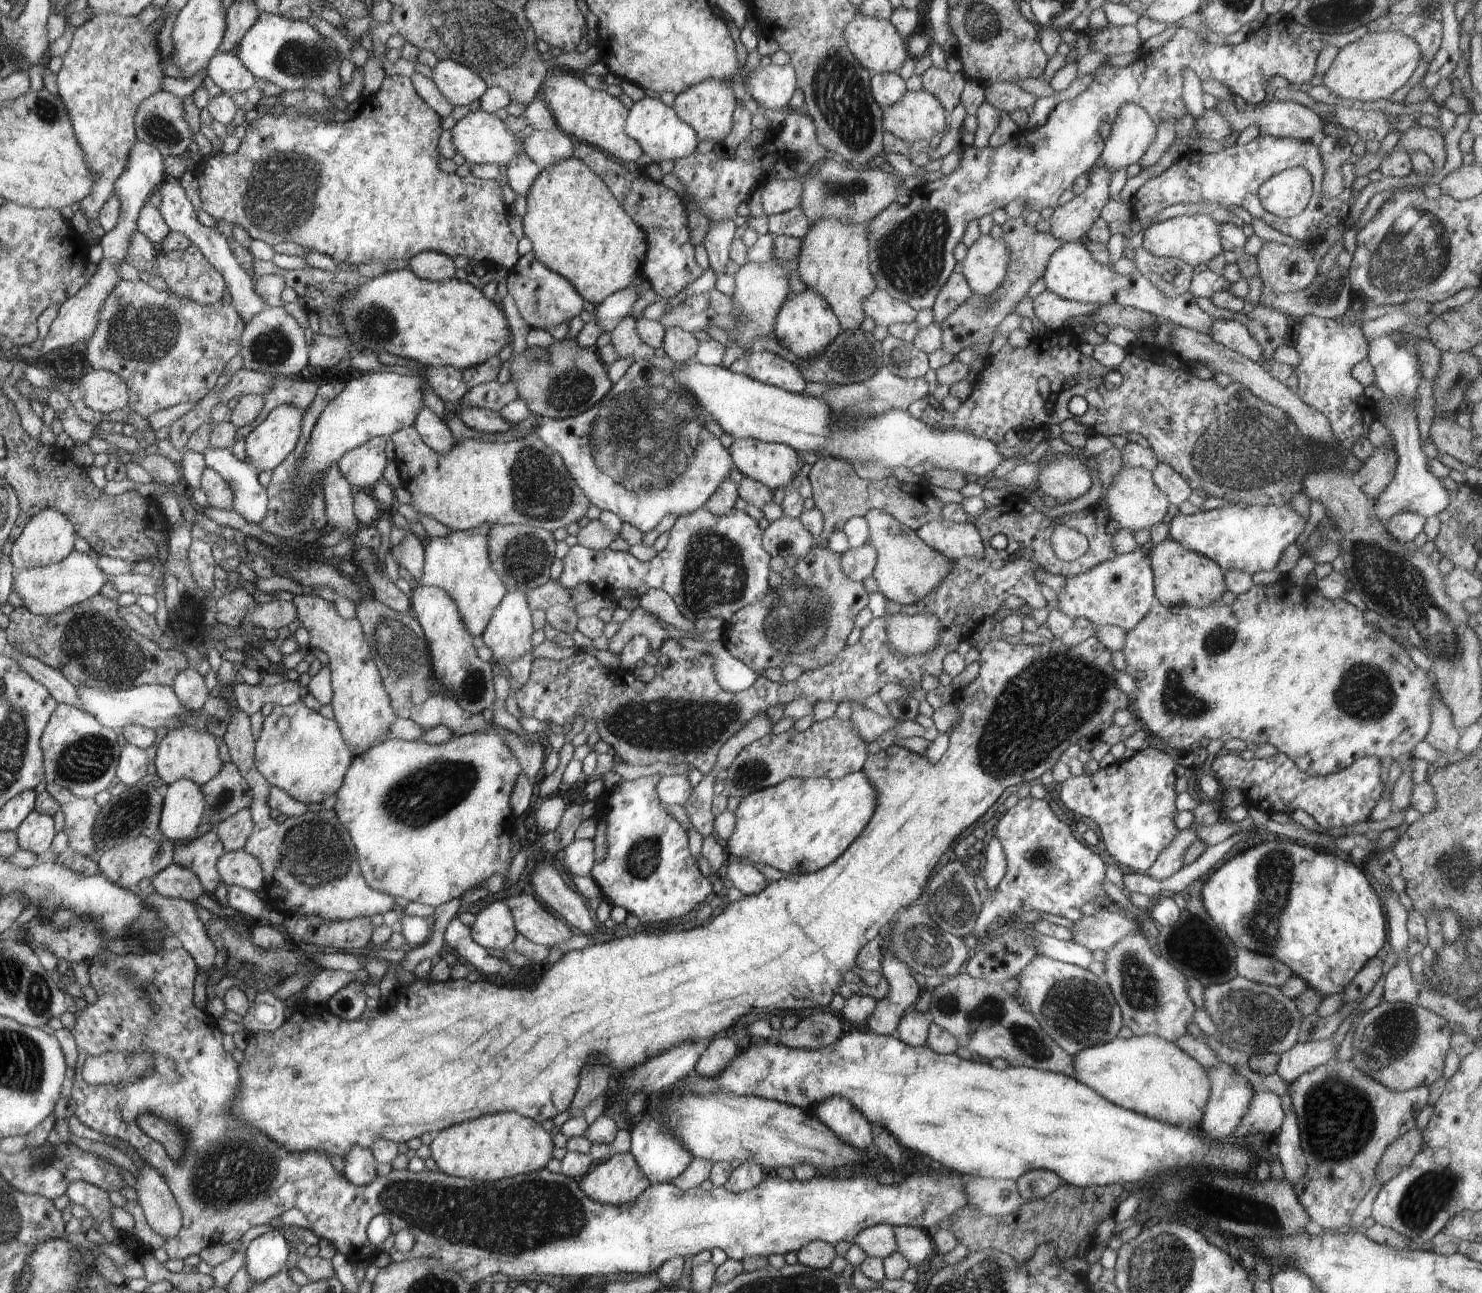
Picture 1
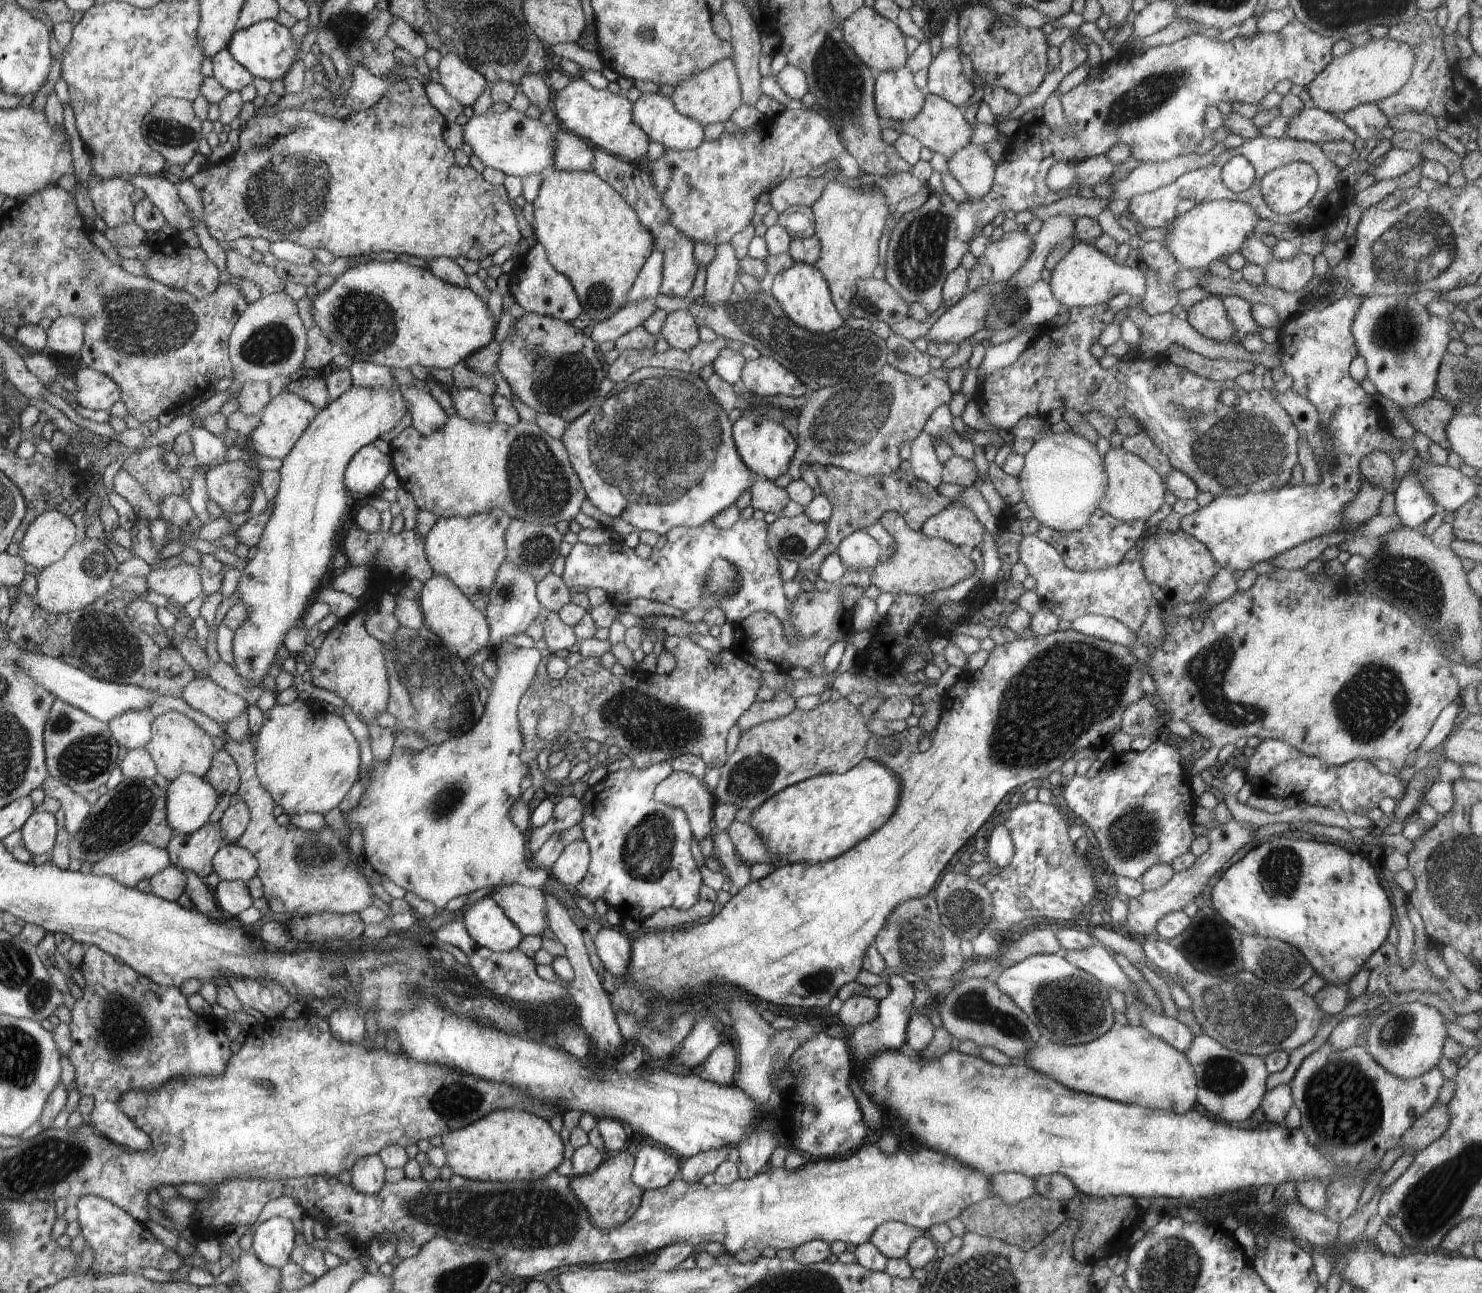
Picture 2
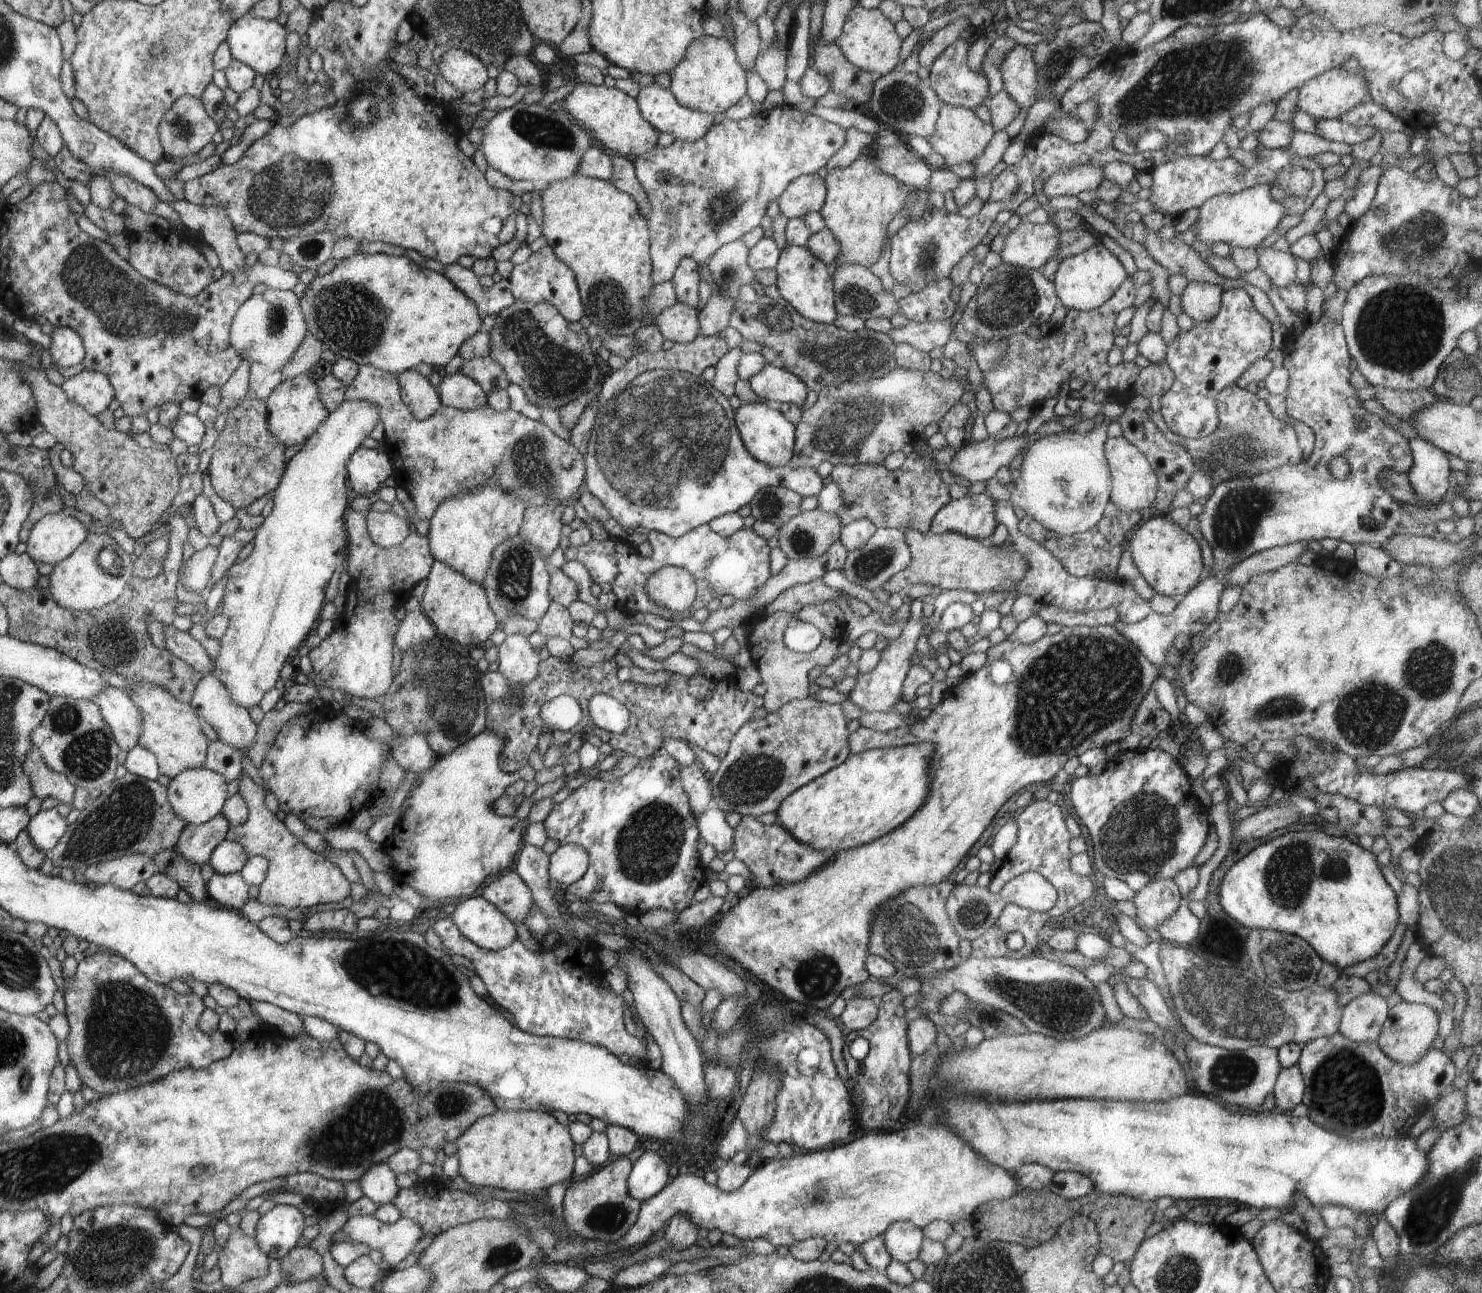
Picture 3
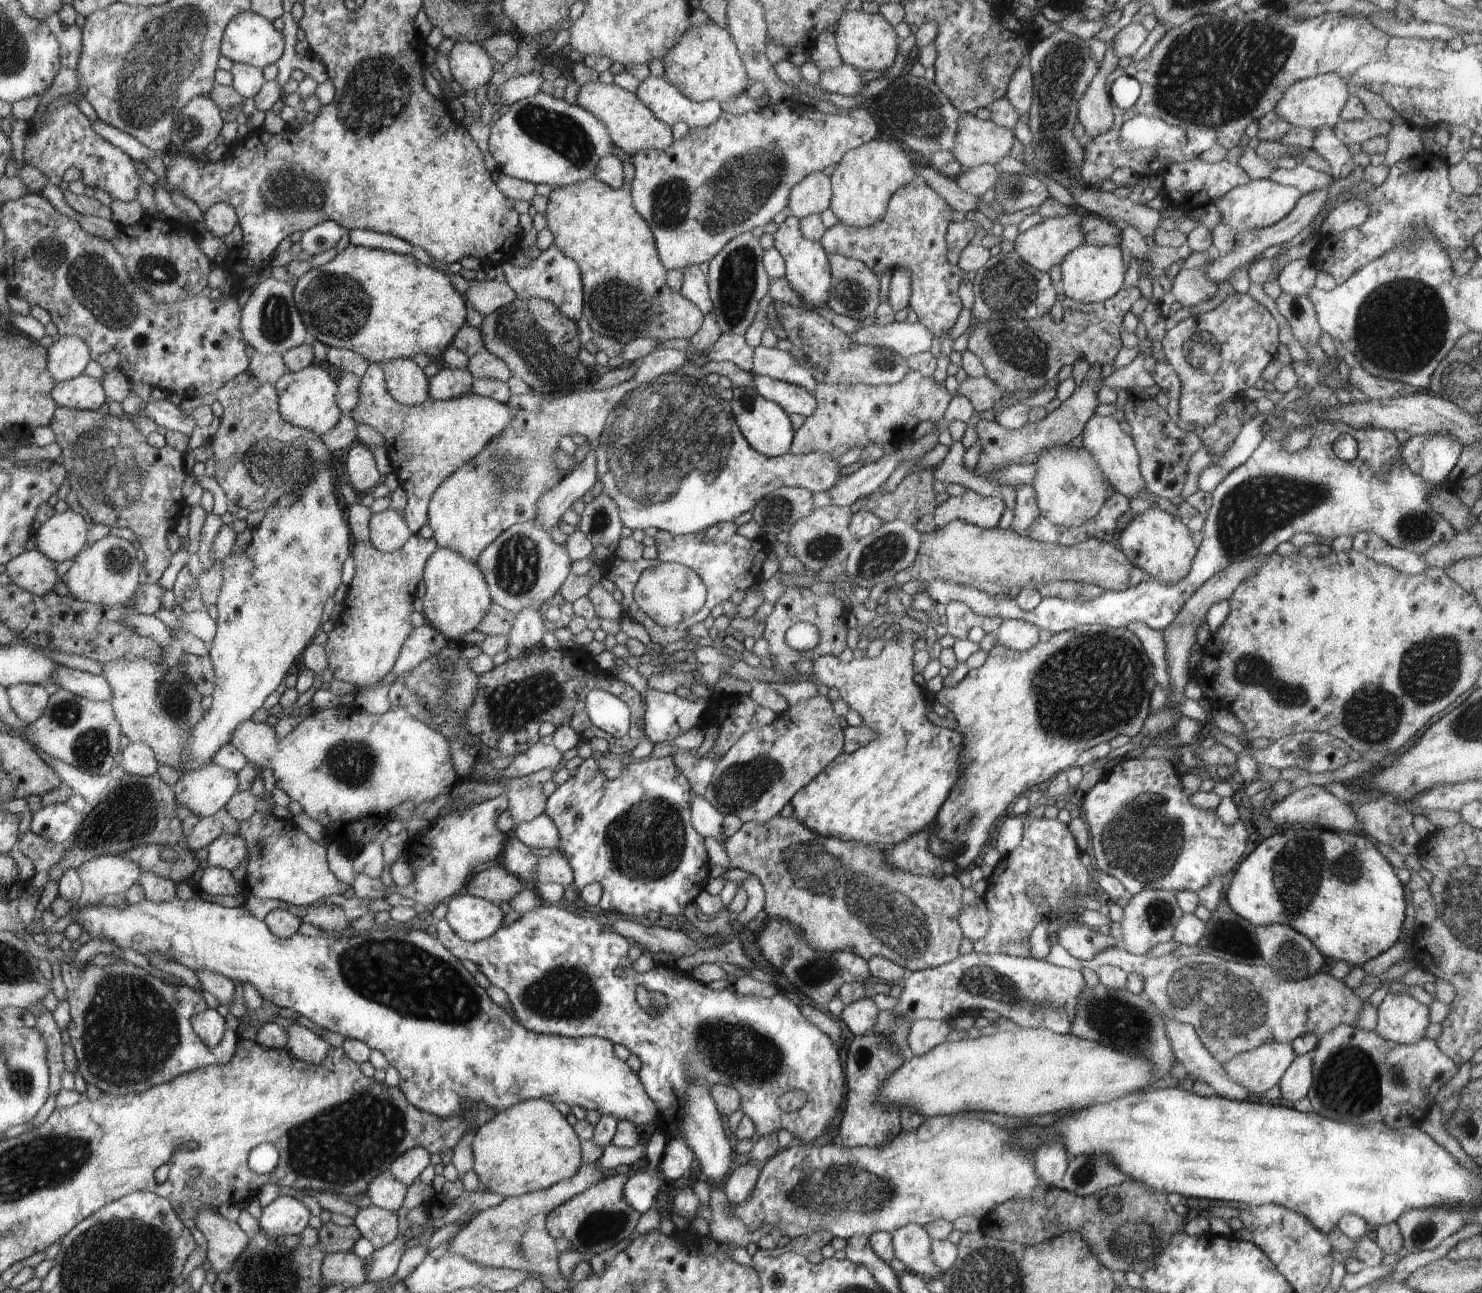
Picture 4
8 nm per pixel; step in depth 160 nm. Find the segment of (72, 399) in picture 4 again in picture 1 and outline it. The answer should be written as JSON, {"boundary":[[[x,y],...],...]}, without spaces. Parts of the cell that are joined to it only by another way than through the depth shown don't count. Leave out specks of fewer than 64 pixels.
{"boundary":[[[95,369],[82,377],[82,382],[85,382],[83,390],[83,400],[88,408],[92,408],[93,412],[100,414],[110,414],[114,410],[122,410],[128,407],[128,388],[126,381],[116,373]]]}

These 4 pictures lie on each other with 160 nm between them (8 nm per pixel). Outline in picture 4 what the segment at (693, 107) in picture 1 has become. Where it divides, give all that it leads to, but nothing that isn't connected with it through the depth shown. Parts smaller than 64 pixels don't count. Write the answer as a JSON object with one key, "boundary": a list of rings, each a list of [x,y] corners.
{"boundary":[[[709,23],[695,27],[690,34],[683,35],[662,59],[665,78],[680,88],[683,95],[697,103],[706,101],[726,102],[749,88],[748,68],[737,49],[732,33]]]}

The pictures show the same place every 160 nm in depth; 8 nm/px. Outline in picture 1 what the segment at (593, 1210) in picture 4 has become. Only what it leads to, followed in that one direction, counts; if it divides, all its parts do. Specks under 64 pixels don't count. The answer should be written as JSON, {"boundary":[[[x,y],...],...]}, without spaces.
{"boundary":[[[627,1151],[616,1153],[607,1161],[598,1163],[594,1170],[578,1179],[578,1184],[591,1199],[607,1205],[619,1205],[635,1201],[641,1193],[649,1188],[652,1182],[641,1169],[634,1155]]]}

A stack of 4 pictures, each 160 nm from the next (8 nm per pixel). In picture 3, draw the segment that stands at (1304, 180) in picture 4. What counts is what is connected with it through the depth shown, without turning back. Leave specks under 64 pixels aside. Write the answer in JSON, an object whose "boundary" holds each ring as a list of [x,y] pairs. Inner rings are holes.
{"boundary":[[[1288,147],[1284,148],[1284,150],[1270,150],[1270,156],[1266,156],[1266,168],[1262,168],[1262,170],[1260,170],[1260,166],[1258,168],[1255,166],[1246,168],[1232,157],[1227,157],[1219,161],[1204,157],[1179,157],[1171,163],[1166,163],[1155,168],[1153,172],[1153,185],[1150,188],[1151,194],[1148,200],[1150,200],[1154,211],[1160,212],[1164,217],[1169,216],[1174,219],[1179,214],[1182,214],[1182,212],[1186,212],[1188,208],[1199,208],[1203,202],[1219,194],[1236,194],[1239,191],[1268,182],[1271,187],[1274,186],[1274,198],[1280,200],[1280,202],[1284,202],[1284,216],[1302,216],[1324,190],[1327,182],[1324,170],[1325,168],[1320,166],[1313,157],[1298,156]],[[1292,165],[1303,166],[1313,174],[1314,184],[1303,197],[1284,196],[1278,190],[1279,184],[1275,182],[1275,178],[1280,174],[1280,171]]]}

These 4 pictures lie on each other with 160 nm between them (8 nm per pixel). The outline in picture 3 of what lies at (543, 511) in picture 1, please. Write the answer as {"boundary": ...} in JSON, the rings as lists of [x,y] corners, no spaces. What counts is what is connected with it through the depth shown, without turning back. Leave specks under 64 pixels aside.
{"boundary":[[[361,365],[352,384],[347,386],[345,400],[352,399],[370,399],[379,406],[385,430],[382,444],[396,467],[393,474],[396,486],[406,490],[414,501],[417,516],[422,519],[430,520],[443,501],[484,485],[500,486],[520,498],[526,508],[550,510],[572,497],[585,482],[585,459],[581,451],[570,441],[558,437],[548,425],[526,418],[512,409],[500,412],[486,405],[463,411],[443,404],[432,417],[422,421],[412,414],[412,408],[401,398],[396,374],[372,365]]]}

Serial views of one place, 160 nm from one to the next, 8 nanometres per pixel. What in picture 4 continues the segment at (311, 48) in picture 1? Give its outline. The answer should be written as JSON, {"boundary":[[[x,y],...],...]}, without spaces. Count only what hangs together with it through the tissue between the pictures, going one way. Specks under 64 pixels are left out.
{"boundary":[[[248,10],[237,14],[225,30],[224,40],[221,42],[221,54],[232,60],[233,63],[244,63],[253,67],[266,68],[274,64],[284,50],[282,32],[272,26],[271,20]]]}

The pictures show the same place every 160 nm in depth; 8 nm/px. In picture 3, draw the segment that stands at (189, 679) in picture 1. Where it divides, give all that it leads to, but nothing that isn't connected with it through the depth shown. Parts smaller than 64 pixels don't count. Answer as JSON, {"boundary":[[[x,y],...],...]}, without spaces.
{"boundary":[[[204,675],[201,678],[189,703],[196,713],[214,728],[218,740],[224,744],[235,746],[239,750],[242,748],[249,749],[254,744],[258,726],[250,718],[249,709],[238,706],[232,700],[231,692],[227,689],[227,686],[220,682],[216,675]]]}

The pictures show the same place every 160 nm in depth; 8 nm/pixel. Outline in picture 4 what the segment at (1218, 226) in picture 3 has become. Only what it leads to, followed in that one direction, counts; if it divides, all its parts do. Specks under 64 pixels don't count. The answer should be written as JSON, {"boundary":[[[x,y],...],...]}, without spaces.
{"boundary":[[[1251,179],[1245,185],[1234,187],[1212,203],[1220,211],[1221,222],[1234,231],[1246,229],[1263,229],[1282,220],[1302,196],[1296,187],[1281,185],[1270,179]]]}

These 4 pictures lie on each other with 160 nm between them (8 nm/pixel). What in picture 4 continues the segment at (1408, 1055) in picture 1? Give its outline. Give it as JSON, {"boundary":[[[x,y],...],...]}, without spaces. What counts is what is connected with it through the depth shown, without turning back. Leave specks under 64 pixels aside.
{"boundary":[[[1388,992],[1382,1004],[1377,1006],[1377,1013],[1378,1024],[1374,1031],[1387,1041],[1411,1045],[1426,1038],[1426,1028],[1431,1022],[1429,1006],[1420,1003],[1407,993],[1390,994]]]}

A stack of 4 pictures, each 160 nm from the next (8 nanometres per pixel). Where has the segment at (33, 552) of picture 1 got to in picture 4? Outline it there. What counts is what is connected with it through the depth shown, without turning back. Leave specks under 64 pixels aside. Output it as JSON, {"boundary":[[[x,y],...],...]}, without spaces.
{"boundary":[[[70,508],[63,513],[54,513],[52,517],[48,517],[46,522],[40,526],[35,532],[36,548],[46,555],[50,560],[60,564],[64,560],[73,560],[81,550],[86,550],[90,546],[90,518],[86,522],[86,518],[82,514],[74,513]]]}

